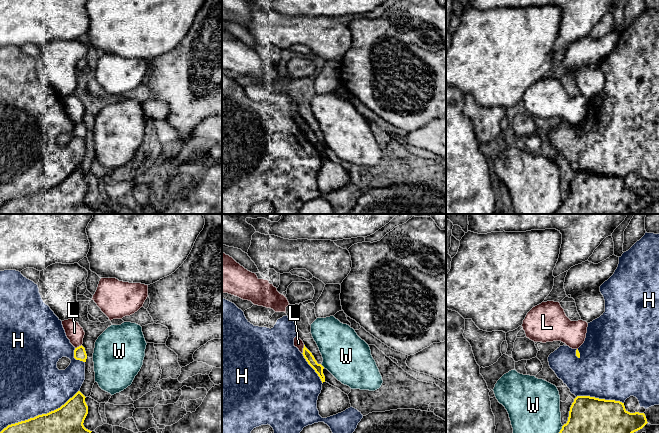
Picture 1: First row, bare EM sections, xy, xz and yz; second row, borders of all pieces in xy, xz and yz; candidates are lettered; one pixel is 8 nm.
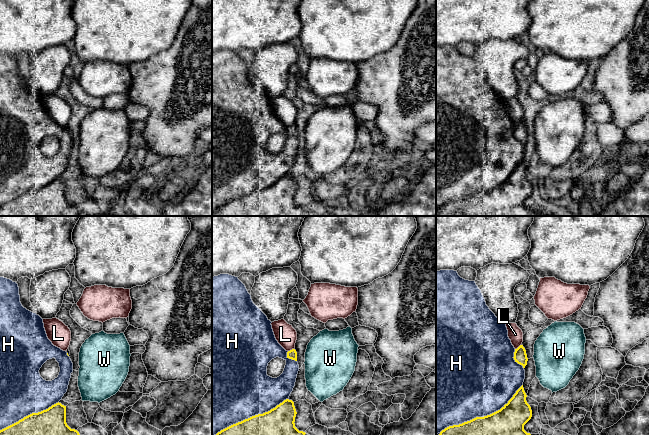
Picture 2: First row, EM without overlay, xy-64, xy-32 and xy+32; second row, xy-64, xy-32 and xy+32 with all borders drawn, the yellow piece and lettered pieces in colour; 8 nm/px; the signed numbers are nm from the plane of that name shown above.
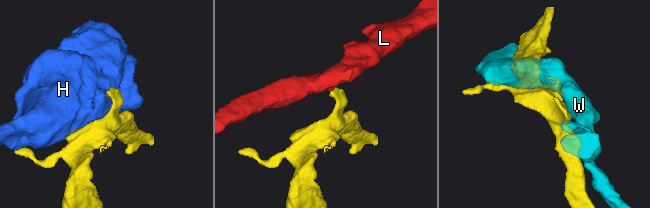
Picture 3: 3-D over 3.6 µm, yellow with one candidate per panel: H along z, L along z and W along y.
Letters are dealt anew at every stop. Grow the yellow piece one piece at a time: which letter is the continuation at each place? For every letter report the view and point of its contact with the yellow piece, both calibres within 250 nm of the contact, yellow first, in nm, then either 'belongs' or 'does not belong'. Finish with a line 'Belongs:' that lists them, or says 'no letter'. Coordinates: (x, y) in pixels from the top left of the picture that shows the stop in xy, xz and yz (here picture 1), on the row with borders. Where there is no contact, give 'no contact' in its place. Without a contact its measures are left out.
H: contact xy (39, 415); calibres 240 and 500 nm; does not belong
L: contact xz (303, 349); calibres 70 and 70 nm; does not belong
W: contact xz (322, 366); calibres 70 and 380 nm; does not belong
Belongs: no letter

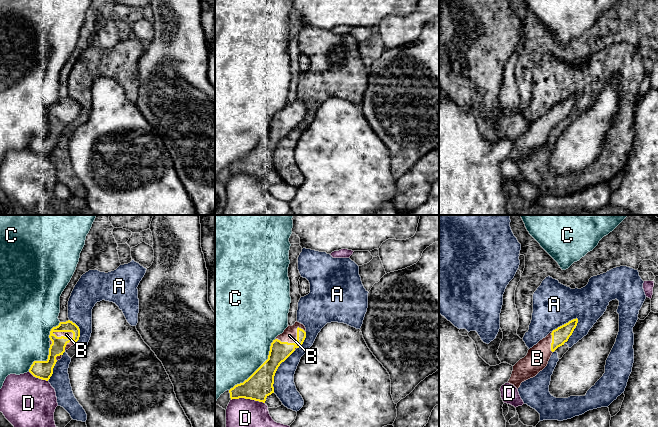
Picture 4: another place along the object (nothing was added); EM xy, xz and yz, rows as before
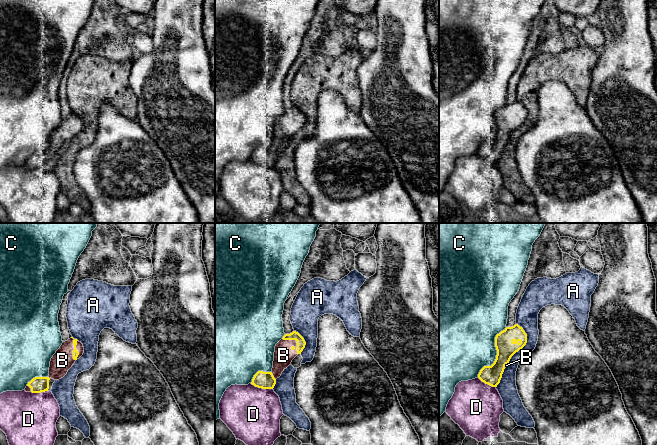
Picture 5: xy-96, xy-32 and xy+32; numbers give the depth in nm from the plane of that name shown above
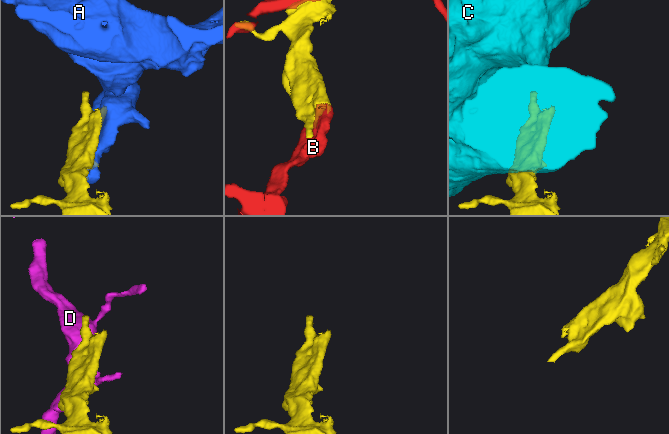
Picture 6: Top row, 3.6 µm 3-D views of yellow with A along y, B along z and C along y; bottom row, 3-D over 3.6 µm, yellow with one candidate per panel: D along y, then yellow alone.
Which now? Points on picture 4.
A: contact yz (564, 324); calibres 130 and 360 nm; does not belong
B: contact xy (67, 337); calibres 120 and 50 nm; belongs
C: contact xz (258, 368); calibres 220 and 500 nm; does not belong
D: contact xz (248, 398); calibres 220 and 220 nm; does not belong
Belongs: B

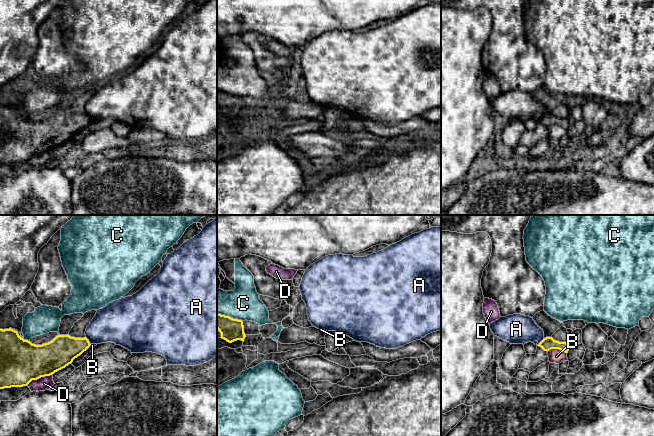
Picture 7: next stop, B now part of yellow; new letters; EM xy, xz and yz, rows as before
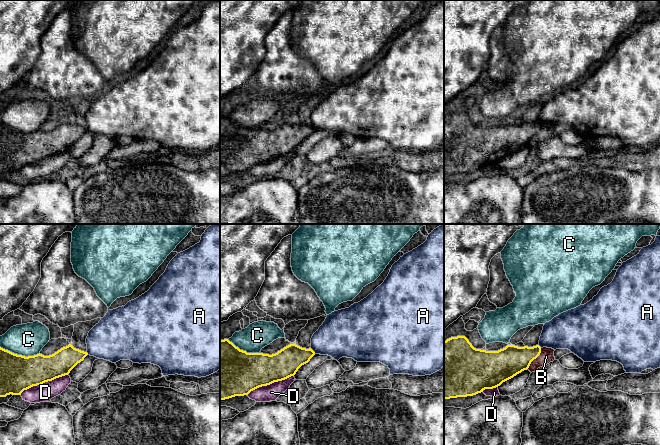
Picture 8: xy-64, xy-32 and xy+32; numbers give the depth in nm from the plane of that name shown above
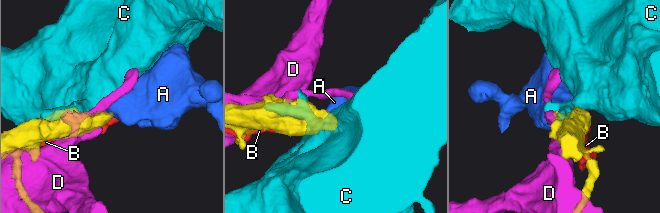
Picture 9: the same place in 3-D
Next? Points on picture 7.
A: contact xy (88, 340); calibres 240 and 300 nm; does not belong
B: contact yz (557, 348); calibres 110 and 120 nm; does not belong
C: contact xy (18, 335); calibres 340 and 220 nm; does not belong
D: contact xy (39, 377); calibres 340 and 110 nm; does not belong
Belongs: no letter

